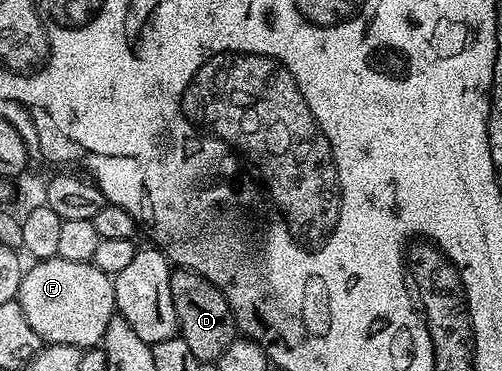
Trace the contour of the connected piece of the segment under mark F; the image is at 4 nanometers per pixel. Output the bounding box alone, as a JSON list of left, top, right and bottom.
[18,256,117,351]

